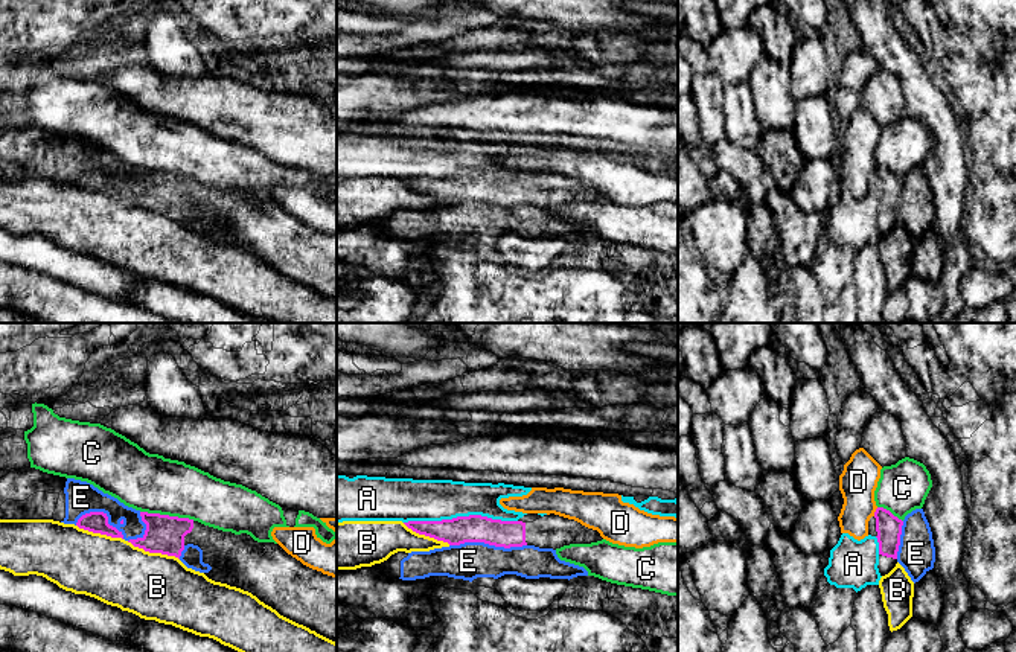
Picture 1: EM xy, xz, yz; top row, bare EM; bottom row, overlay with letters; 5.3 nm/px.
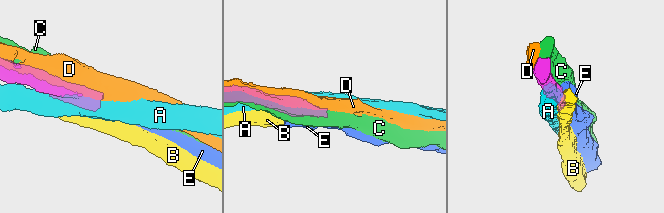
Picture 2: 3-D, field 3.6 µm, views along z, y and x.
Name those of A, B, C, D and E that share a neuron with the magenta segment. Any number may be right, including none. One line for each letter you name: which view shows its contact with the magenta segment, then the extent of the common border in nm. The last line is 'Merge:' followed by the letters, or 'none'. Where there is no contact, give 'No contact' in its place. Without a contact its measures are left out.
Merge: none

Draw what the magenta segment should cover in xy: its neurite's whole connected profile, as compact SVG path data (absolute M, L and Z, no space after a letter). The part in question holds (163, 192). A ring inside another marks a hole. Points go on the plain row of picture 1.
M140 171L146 183L145 193L129 198L134 206L149 212L161 212L180 218L187 203L203 209L203 221L212 229L209 238L251 251L280 274L315 289L337 302L337 236L303 224L279 203L257 201L250 193L222 190L189 177Z

